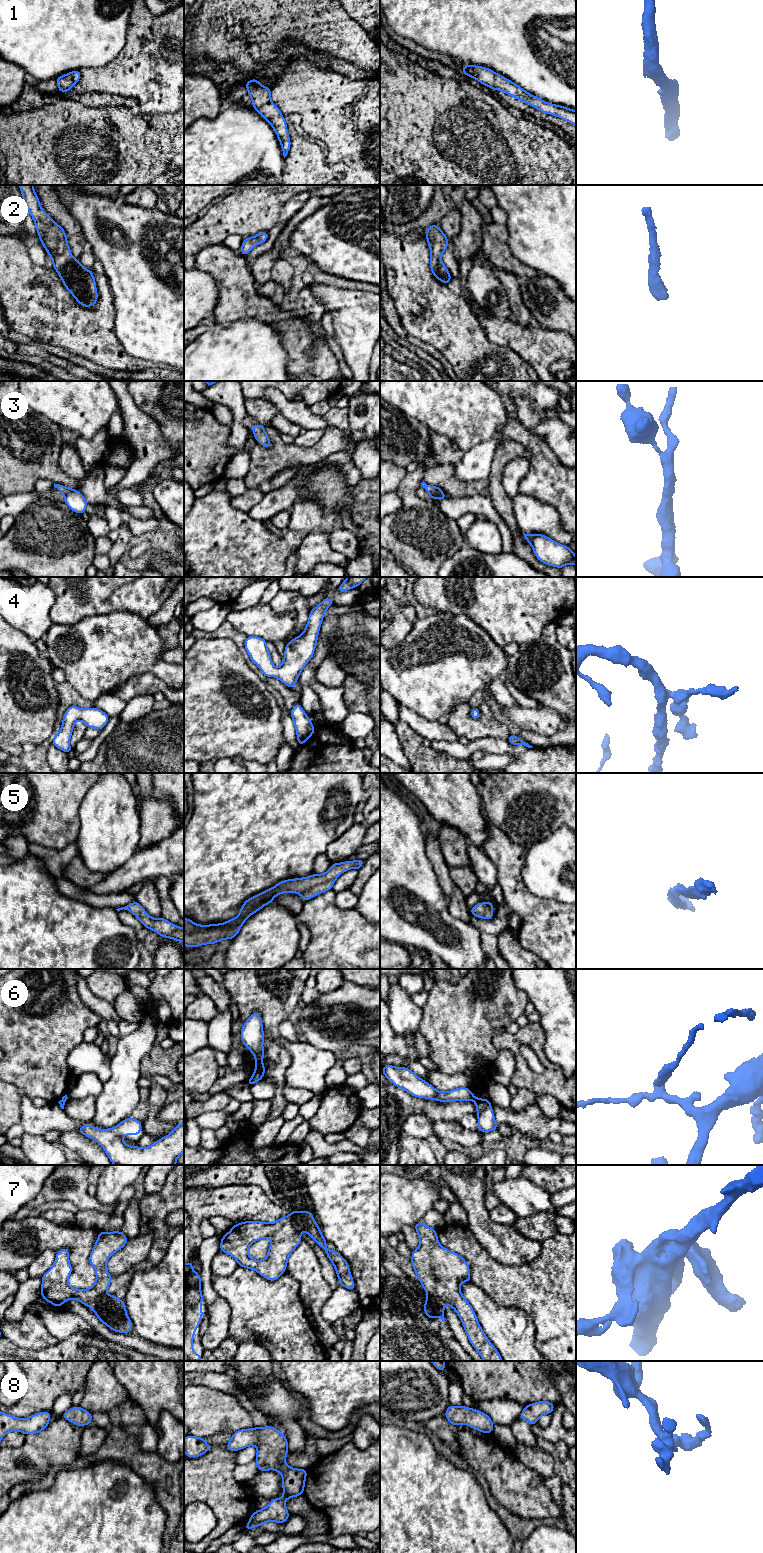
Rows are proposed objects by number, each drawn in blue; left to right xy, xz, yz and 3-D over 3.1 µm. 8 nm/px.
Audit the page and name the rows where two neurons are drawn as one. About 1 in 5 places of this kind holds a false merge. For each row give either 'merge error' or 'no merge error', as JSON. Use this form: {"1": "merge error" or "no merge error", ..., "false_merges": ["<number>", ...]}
{"1": "no merge error", "2": "no merge error", "3": "no merge error", "4": "no merge error", "5": "no merge error", "6": "merge error", "7": "merge error", "8": "no merge error", "false_merges": ["6", "7"]}

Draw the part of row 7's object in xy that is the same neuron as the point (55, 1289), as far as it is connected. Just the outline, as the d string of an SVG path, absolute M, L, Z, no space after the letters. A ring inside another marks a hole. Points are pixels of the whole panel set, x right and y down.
M99 1231L97 1241L90 1253L89 1262L96 1272L96 1282L89 1289L75 1289L68 1284L73 1269L69 1262L69 1249L56 1252L53 1266L41 1277L41 1298L60 1307L67 1300L77 1299L87 1307L93 1307L95 1301L106 1291L112 1276L106 1268L107 1260L128 1242L128 1238L120 1231Z

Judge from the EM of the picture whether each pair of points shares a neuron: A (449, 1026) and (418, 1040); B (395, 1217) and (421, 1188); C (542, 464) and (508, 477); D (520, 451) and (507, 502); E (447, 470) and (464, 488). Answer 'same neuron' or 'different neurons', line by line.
A: different neurons
B: same neuron
C: different neurons
D: same neuron
E: same neuron

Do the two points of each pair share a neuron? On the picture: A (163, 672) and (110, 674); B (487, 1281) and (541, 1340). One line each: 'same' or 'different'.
A: same
B: same

